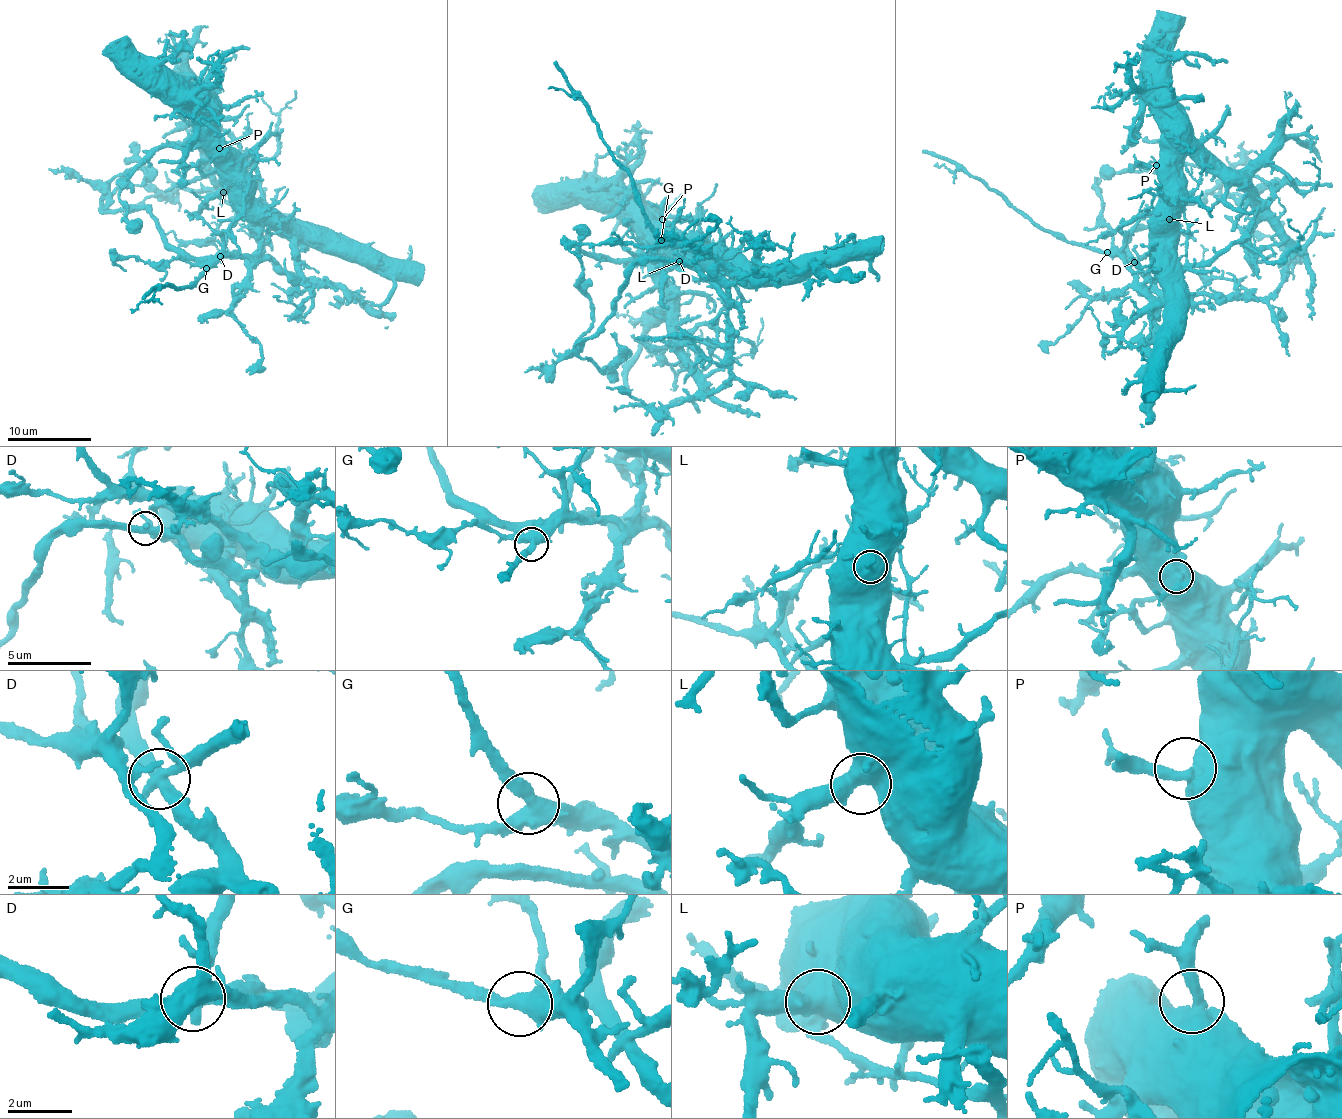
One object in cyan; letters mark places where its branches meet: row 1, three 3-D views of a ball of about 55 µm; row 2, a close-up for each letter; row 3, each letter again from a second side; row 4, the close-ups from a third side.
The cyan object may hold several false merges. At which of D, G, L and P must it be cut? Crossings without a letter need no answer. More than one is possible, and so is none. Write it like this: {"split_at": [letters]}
{"split_at": ["D"]}

